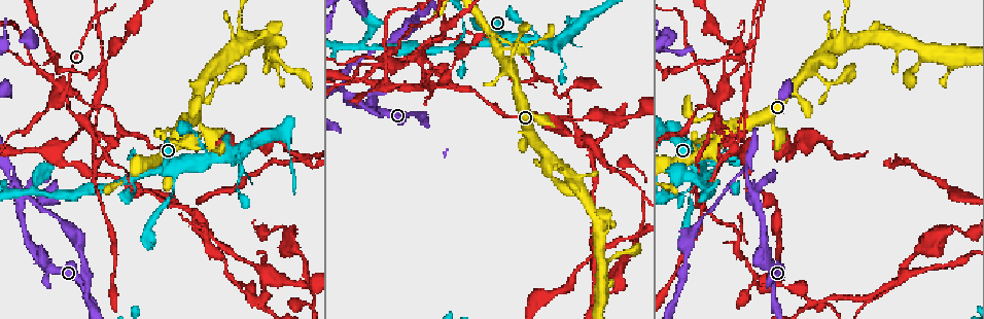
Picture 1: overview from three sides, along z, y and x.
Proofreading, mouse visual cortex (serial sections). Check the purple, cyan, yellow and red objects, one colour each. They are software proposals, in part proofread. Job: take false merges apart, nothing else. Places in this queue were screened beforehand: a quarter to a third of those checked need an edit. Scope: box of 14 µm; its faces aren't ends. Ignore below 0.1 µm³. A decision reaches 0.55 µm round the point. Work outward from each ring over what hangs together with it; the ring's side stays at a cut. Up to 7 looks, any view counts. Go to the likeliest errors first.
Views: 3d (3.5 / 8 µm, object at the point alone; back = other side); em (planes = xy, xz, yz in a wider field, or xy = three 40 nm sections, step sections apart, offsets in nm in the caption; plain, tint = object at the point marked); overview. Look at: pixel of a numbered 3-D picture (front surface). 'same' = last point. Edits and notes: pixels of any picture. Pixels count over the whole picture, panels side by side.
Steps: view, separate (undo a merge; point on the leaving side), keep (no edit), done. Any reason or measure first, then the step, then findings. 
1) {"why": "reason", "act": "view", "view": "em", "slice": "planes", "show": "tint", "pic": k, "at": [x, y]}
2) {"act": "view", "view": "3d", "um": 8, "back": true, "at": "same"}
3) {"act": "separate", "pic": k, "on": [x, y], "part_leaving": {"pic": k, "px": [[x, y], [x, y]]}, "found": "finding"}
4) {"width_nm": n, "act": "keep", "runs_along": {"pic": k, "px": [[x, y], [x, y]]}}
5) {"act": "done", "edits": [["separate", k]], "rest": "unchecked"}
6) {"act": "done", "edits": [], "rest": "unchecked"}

{"why": "sharp bend", "act": "view", "view": "3d", "um": 3.5, "pic": 1, "at": [56, 95]}

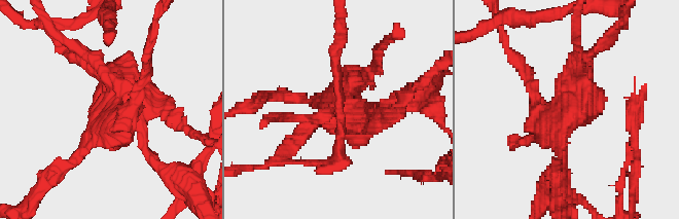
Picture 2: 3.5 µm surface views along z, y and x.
{"why": "need the tissue", "act": "view", "view": "em", "slice": "xy", "step": 3, "show": "tint", "pic": 2, "at": [569, 115]}

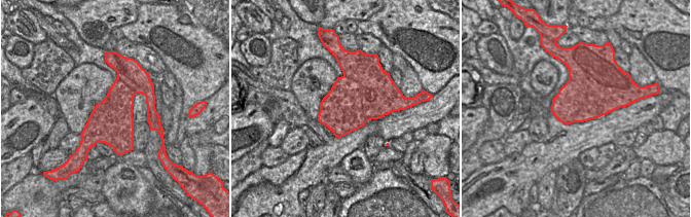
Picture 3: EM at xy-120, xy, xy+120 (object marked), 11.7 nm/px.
{"act": "separate", "pic": 2, "on": [374, 126], "part_leaving": {"pic": 2, "px": [[348, 120], [405, 100]]}, "found": "a second cell is stuck on"}

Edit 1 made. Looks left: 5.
{"why": "sharp bend", "act": "view", "view": "3d", "um": 8, "pic": 1, "at": [130, 181]}

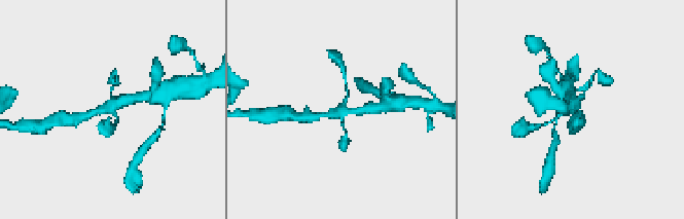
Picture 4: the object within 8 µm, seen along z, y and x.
{"act": "view", "view": "em", "slice": "xy", "step": 5, "show": "tint", "pic": 4, "at": [573, 107]}

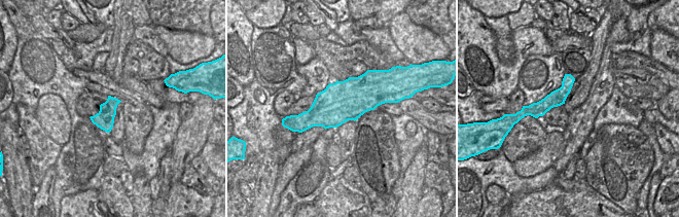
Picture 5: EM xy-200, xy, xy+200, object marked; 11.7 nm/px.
{"act": "keep", "found": "continuous, no second cell"}

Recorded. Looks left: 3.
{"why": "sharp bend", "act": "view", "view": "3d", "um": 8, "pic": 1, "at": [373, 106]}

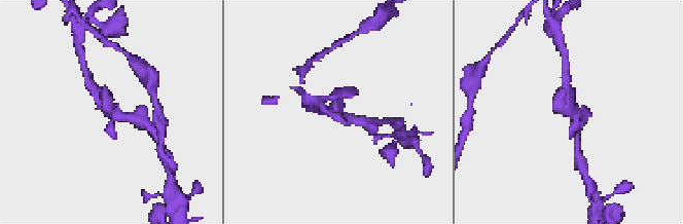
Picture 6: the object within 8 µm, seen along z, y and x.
{"why": "closer look", "act": "view", "view": "3d", "um": 3.5, "pic": 6, "at": [572, 108]}

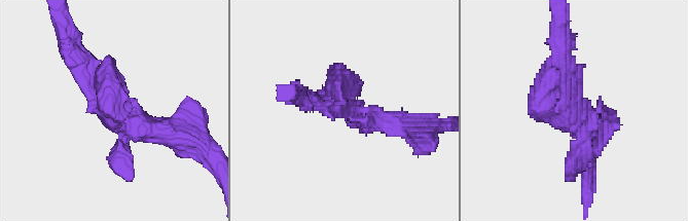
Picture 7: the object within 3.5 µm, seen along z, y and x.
{"act": "keep", "runs_along": {"pic": 7, "px": [[171, 134], [117, 117], [76, 54]]}, "found": "one cell here"}

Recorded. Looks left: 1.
{"act": "done", "edits": [["separate", 2]], "rest": "unchecked"}

